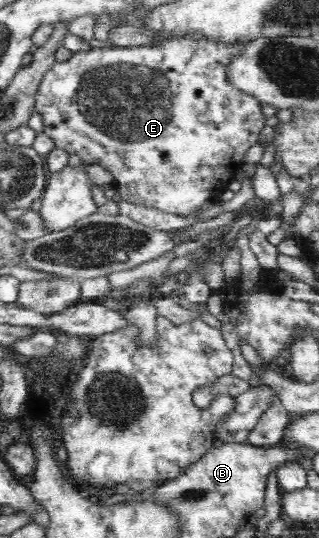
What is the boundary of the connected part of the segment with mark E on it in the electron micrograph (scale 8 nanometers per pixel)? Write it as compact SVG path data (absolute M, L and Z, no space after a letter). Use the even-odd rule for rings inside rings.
M176 38L162 45L112 47L82 49L72 53L66 61L54 62L42 78L38 93L36 94L35 111L42 116L44 123L43 133L54 141L56 149L64 149L70 155L76 155L84 165L100 165L110 172L114 179L113 189L118 190L122 201L135 205L158 209L162 212L179 216L187 216L206 202L218 199L219 195L228 190L228 185L235 179L236 173L245 165L244 157L248 149L258 144L260 131L265 127L266 117L262 115L262 102L254 96L244 94L228 82L226 65L232 61L234 55L242 51L246 41L224 42L208 40L192 40L192 38Z

